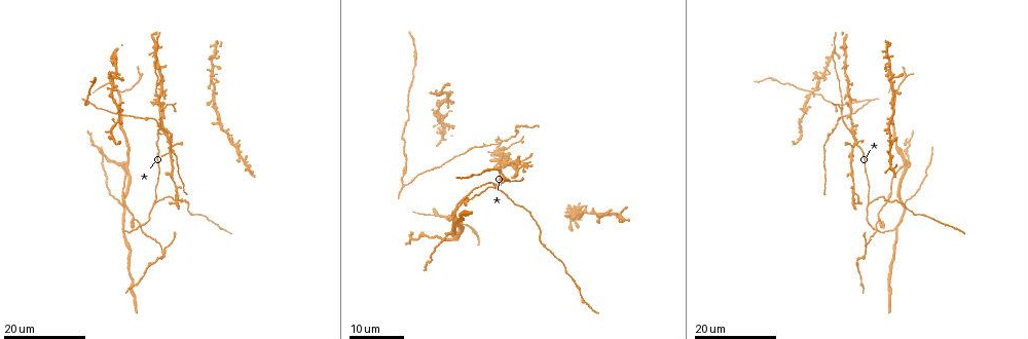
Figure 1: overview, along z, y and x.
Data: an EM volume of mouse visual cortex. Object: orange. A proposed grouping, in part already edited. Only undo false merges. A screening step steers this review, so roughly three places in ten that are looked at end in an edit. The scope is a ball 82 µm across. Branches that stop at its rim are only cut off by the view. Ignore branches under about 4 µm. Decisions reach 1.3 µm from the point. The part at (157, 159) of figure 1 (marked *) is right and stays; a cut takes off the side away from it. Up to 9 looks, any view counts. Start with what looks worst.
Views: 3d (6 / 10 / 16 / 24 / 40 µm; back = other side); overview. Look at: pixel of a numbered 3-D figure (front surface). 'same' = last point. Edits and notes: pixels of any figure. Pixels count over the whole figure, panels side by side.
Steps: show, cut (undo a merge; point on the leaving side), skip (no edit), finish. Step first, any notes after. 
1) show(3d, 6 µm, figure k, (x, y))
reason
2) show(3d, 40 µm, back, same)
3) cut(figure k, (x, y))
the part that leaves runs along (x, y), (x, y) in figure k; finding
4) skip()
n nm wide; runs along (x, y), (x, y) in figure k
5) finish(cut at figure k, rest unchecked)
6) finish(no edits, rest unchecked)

show(3d, 16 µm, figure 1, (868, 204))
three-way junction

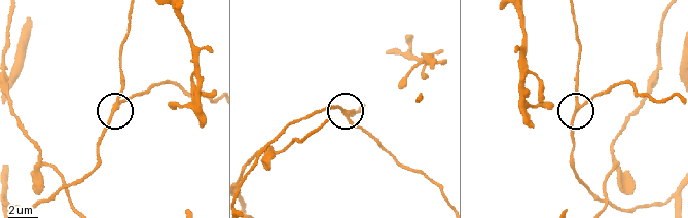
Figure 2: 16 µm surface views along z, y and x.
show(3d, 6 µm, figure 2, (349, 120))
closer look

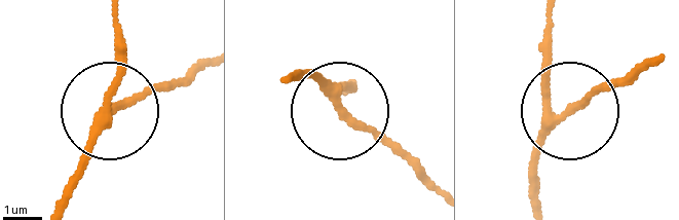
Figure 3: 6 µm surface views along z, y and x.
skip()
one cell here

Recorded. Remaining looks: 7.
show(3d, 24 µm, figure 1, (160, 118))
two arms in line, one across

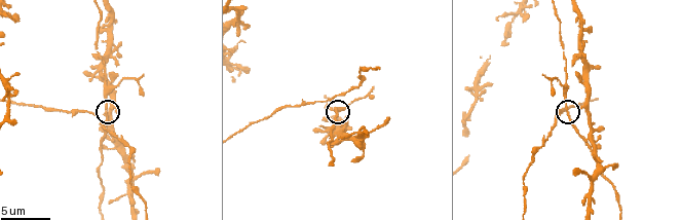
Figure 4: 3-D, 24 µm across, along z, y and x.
show(3d, 6 µm, figure 4, (566, 110))

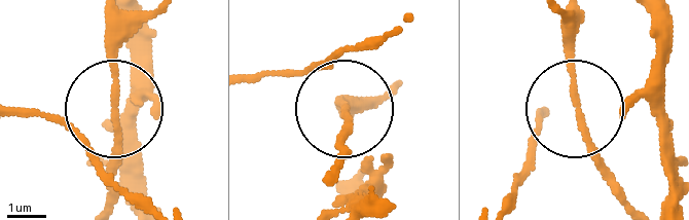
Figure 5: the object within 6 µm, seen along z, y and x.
skip()
3 arms; runs along (106, 206), (118, 146), (118, 12) in figure 5; continuous, no second cell

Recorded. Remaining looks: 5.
show(3d, 16 µm, figure 1, (121, 203))
small branch off a trunk

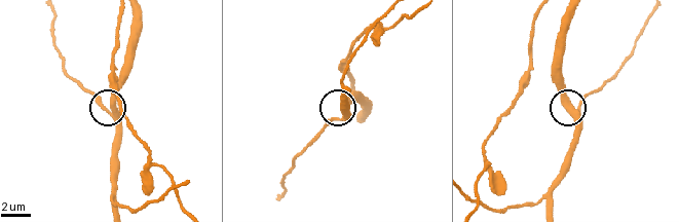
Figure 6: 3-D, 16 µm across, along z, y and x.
show(3d, 6 µm, figure 6, (339, 119))

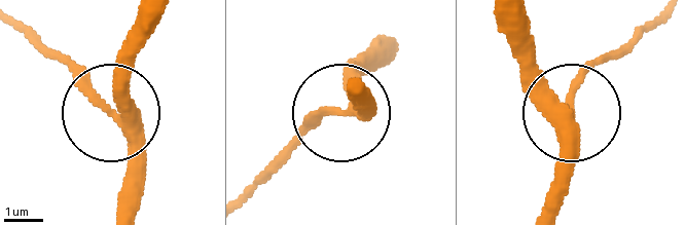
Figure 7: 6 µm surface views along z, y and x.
skip()
runs along (545, 205), (577, 88), (610, 52) in figure 7; one cell here

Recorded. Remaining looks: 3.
show(3d, 10 µm, figure 4, (130, 78))
side arm on a straight run

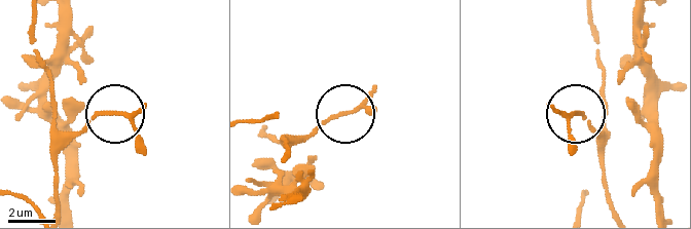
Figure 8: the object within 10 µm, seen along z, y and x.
skip()
runs along (58, 206), (60, 154), (94, 118), (115, 113) in figure 8; one cell here

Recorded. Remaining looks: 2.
finish(no edits, rest unchecked)

